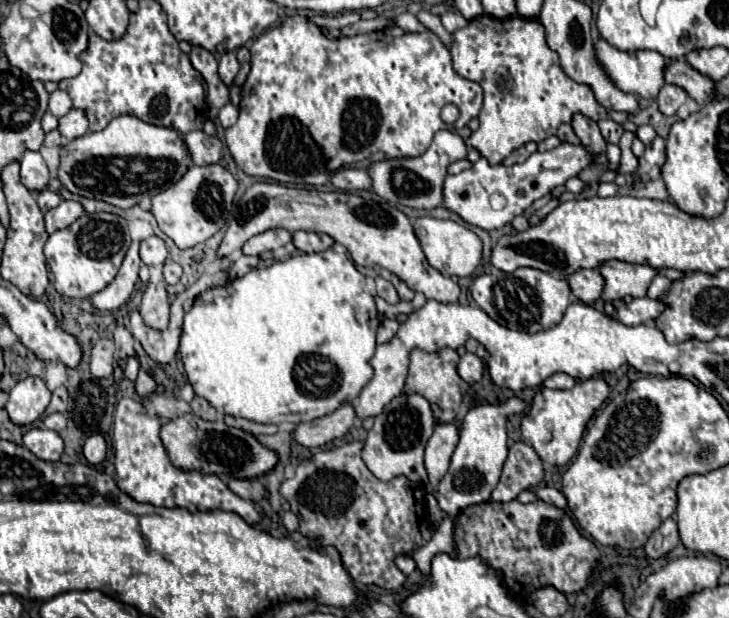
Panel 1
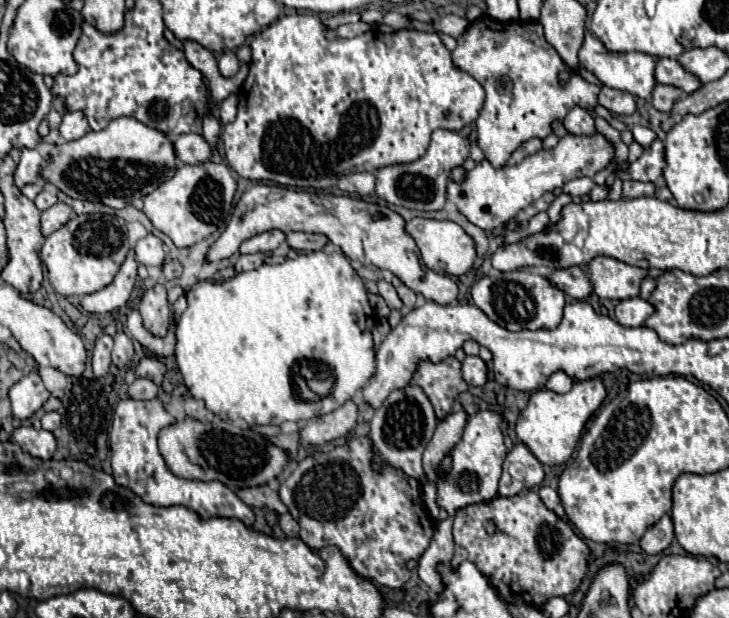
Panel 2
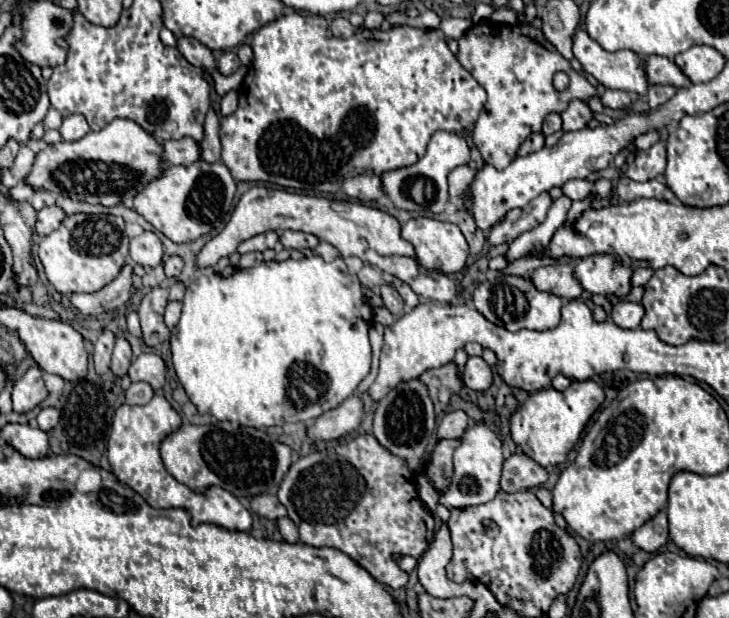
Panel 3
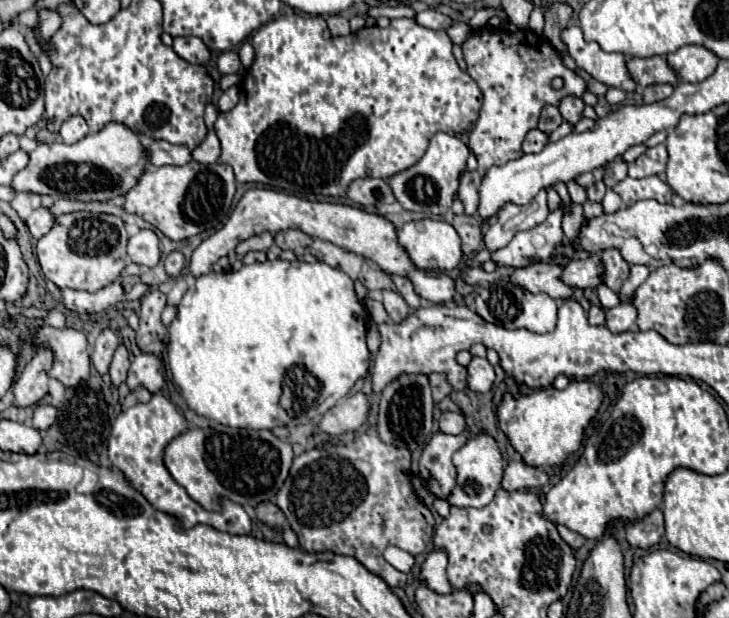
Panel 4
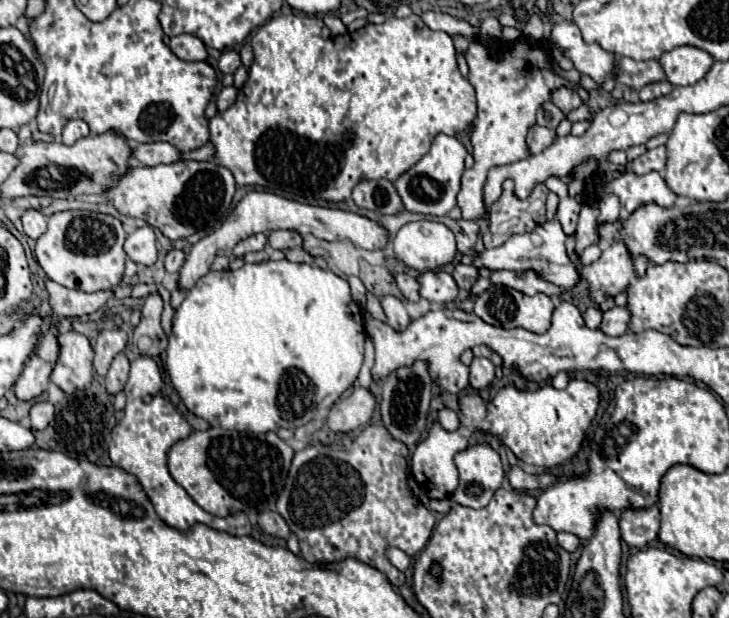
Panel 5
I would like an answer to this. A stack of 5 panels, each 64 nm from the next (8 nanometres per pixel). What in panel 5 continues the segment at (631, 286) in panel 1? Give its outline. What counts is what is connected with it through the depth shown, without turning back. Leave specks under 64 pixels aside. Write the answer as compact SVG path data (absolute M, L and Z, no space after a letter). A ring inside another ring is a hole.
M552 218L540 226L536 226L532 232L524 232L524 234L516 234L512 236L506 244L492 248L492 250L484 250L480 254L474 256L474 266L476 268L490 268L490 270L514 270L514 272L524 272L528 268L536 270L542 278L546 278L548 282L568 290L574 288L580 282L580 266L576 262L572 262L566 254L566 248L562 248L562 226L558 222L558 218Z

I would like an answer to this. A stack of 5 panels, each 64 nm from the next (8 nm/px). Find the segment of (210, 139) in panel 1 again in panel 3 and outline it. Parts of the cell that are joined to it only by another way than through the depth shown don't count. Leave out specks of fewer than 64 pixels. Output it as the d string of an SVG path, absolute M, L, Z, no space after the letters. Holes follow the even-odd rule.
M188 136L184 140L166 140L162 144L164 144L164 162L188 166L200 160L202 148L196 140L188 140Z

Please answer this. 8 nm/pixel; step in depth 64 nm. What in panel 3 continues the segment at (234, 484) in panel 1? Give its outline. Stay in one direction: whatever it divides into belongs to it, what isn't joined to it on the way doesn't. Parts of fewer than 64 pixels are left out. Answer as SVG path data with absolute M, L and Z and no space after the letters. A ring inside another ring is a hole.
M266 494L264 496L252 496L250 498L250 508L252 512L264 516L264 518L272 518L272 520L278 520L282 516L287 516L287 511L274 494Z

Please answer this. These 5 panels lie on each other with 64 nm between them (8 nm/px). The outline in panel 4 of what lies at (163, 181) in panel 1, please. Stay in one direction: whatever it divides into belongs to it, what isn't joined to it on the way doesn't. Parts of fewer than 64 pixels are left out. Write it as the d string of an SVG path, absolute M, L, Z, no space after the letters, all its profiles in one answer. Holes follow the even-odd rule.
M106 124L100 132L88 134L76 144L64 144L64 142L52 142L52 144L38 144L36 150L30 152L30 162L24 170L20 170L14 176L12 188L16 192L34 192L34 194L48 194L52 198L64 198L64 194L70 200L78 202L108 202L112 198L124 198L124 192L128 188L136 186L136 180L146 172L148 156L144 156L144 144L142 136L138 132L132 132L132 128L124 128L124 124Z

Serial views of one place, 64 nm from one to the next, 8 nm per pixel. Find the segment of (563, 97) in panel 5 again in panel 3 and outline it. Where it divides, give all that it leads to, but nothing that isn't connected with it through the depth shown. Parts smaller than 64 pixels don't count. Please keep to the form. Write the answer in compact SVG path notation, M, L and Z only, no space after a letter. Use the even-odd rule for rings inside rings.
M572 100L568 104L568 108L566 108L566 112L562 112L560 116L562 116L562 122L564 122L564 132L582 130L594 118L592 110L588 108L588 104L584 104L580 100Z

